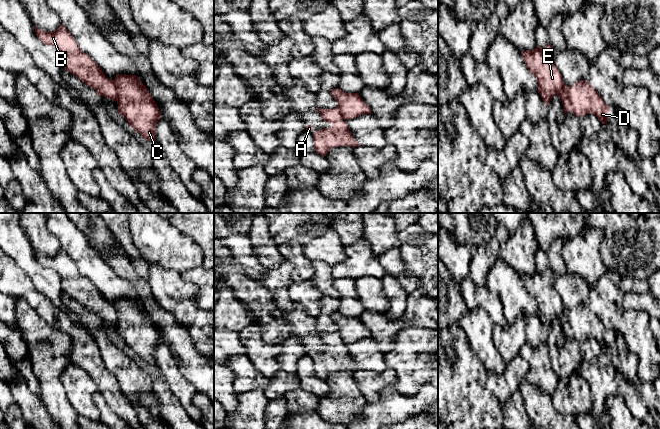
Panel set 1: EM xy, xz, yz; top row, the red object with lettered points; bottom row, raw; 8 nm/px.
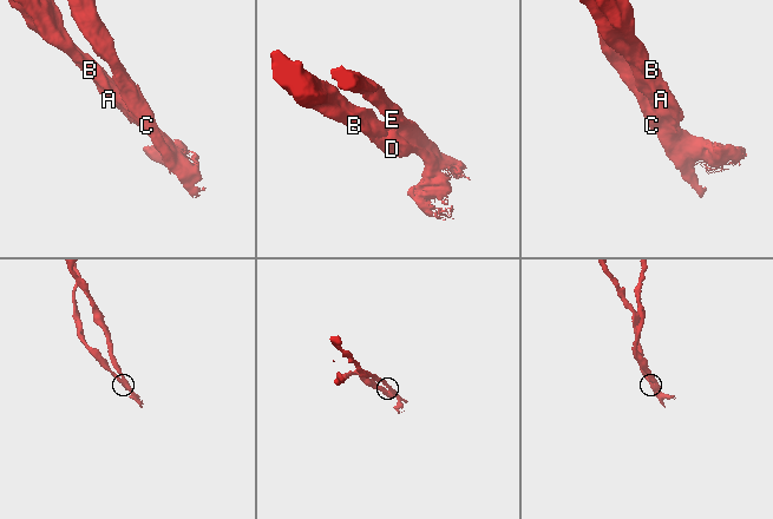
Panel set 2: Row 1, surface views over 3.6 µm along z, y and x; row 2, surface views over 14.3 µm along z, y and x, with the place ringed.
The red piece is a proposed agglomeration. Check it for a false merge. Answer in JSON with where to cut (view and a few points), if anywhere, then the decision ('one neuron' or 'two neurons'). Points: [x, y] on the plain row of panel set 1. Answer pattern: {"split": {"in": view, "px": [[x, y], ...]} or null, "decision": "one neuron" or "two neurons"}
{"split": {"in": "xy", "px": [[111, 304], [115, 310], [117, 324]]}, "decision": "two neurons"}

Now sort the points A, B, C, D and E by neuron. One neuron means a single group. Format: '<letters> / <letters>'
A B D / C E

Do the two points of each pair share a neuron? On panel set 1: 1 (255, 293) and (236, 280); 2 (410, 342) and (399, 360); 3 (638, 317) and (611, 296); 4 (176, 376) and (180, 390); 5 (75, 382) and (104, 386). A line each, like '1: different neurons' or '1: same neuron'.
1: same neuron
2: same neuron
3: same neuron
4: same neuron
5: different neurons

